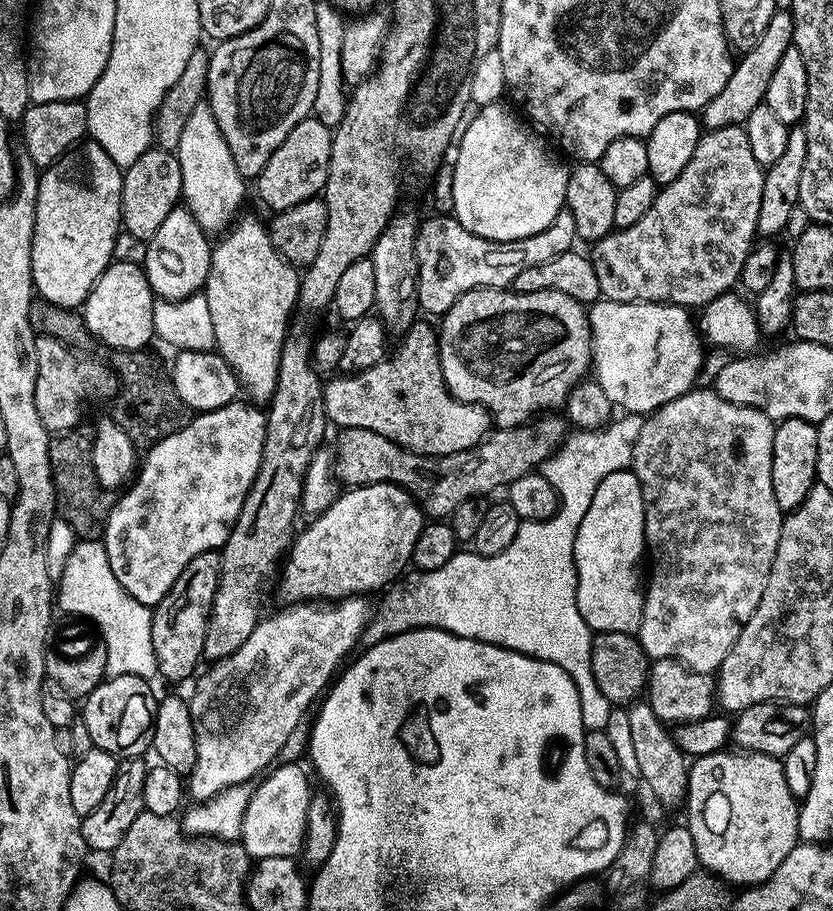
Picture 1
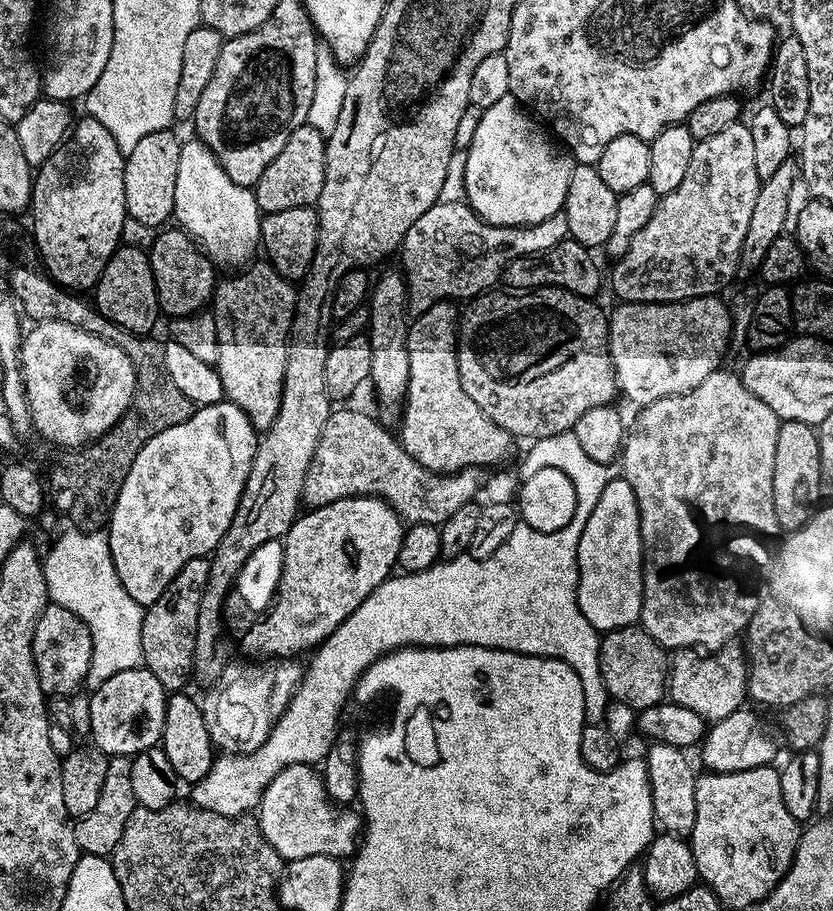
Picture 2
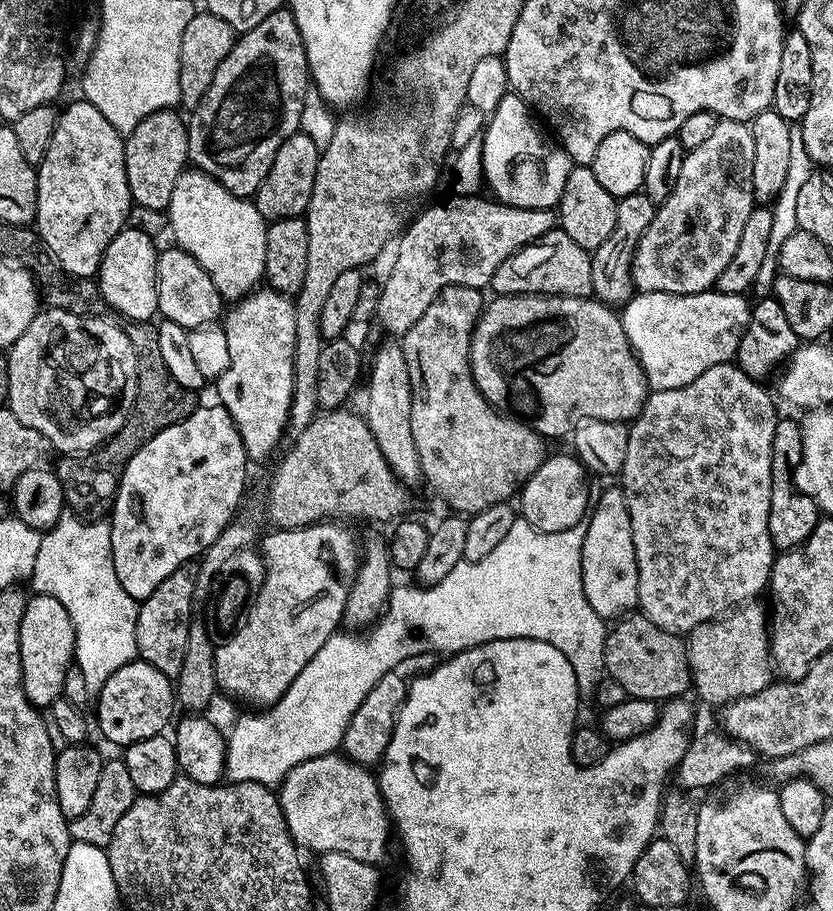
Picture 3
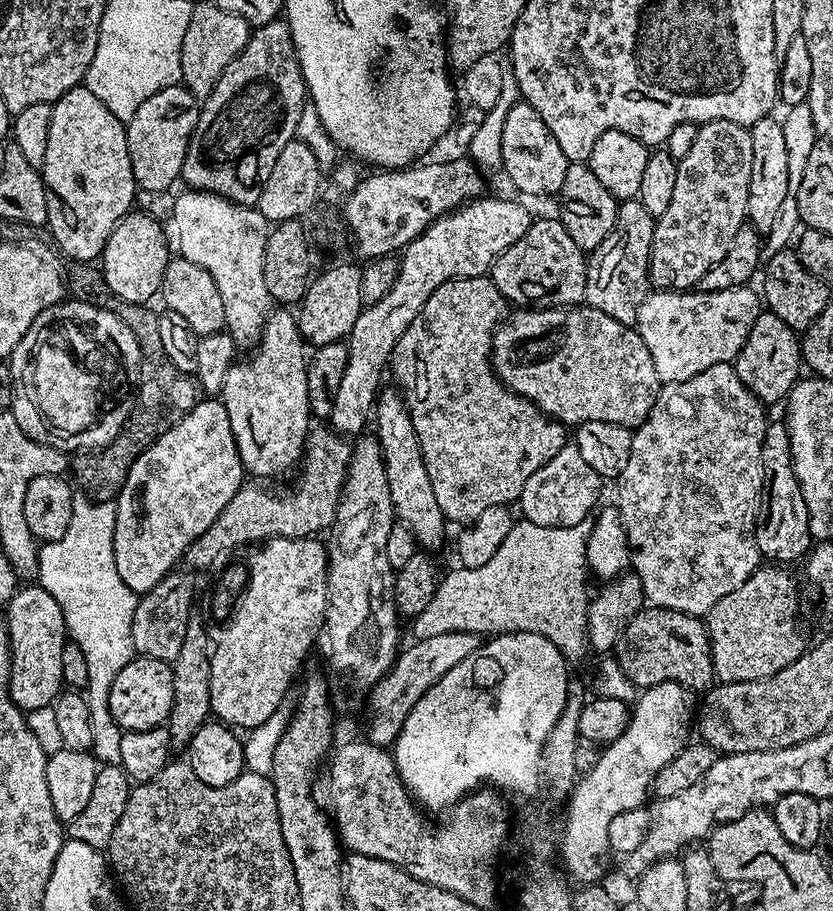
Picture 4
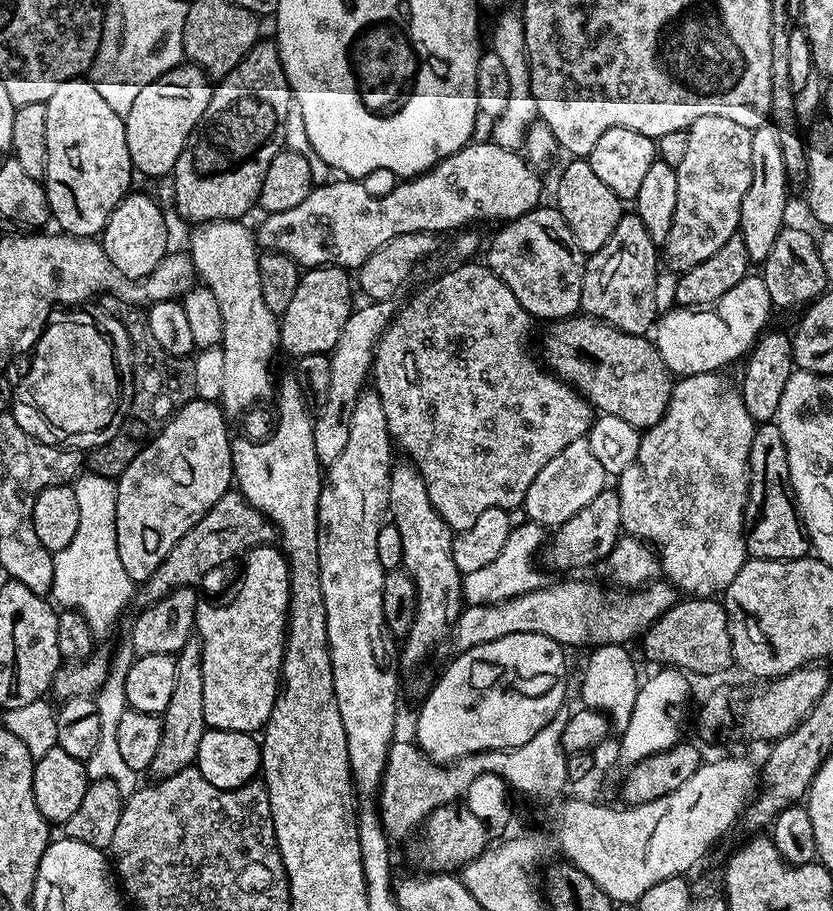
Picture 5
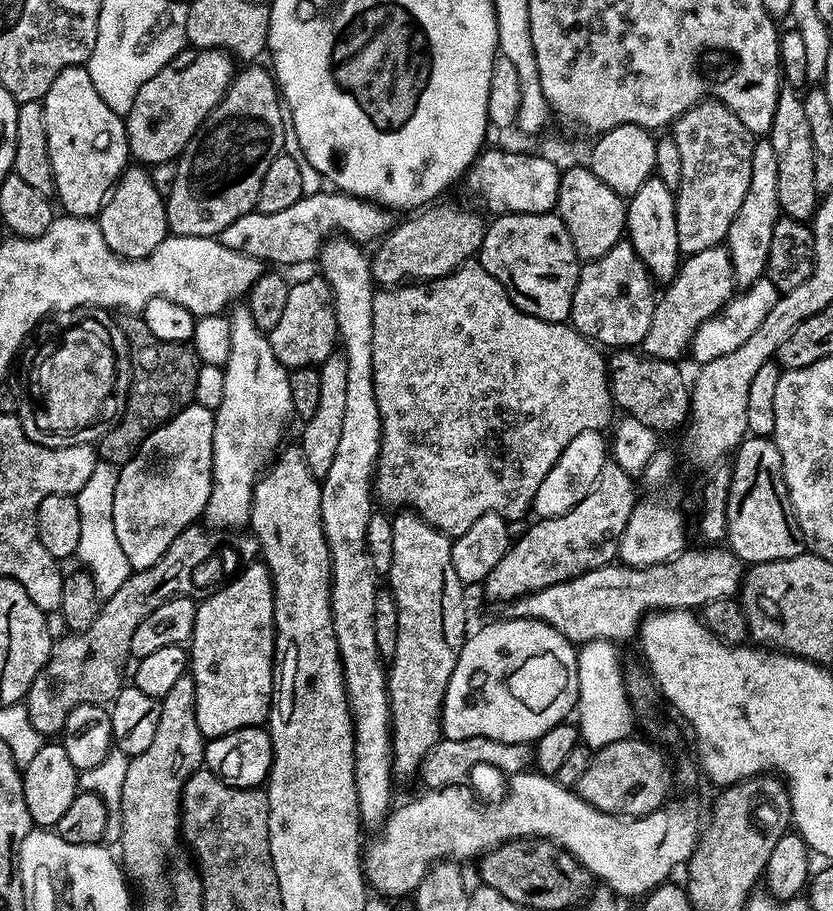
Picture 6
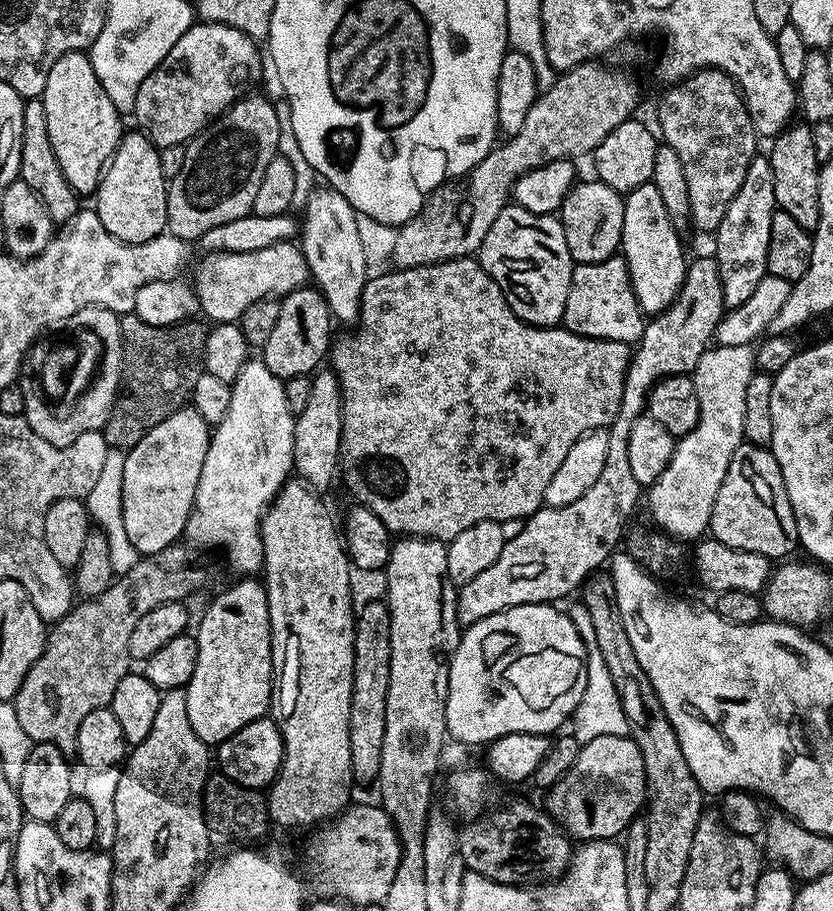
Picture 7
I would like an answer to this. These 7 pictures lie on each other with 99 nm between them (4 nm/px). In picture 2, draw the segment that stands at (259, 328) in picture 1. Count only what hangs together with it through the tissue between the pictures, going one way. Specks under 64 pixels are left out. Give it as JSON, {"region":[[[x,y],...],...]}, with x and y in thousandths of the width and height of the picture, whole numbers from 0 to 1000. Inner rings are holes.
{"region":[[[299,289],[292,296],[275,302],[279,303],[275,307],[265,306],[261,311],[252,330],[252,341],[259,350],[264,377],[257,403],[267,415],[267,428],[273,442],[286,446],[286,450],[300,459],[309,475],[316,476],[327,467],[329,459],[334,459],[334,446],[339,441],[339,415],[343,411],[343,380],[355,335],[355,316],[352,308],[339,305],[339,301],[334,301],[327,290],[307,289]]]}

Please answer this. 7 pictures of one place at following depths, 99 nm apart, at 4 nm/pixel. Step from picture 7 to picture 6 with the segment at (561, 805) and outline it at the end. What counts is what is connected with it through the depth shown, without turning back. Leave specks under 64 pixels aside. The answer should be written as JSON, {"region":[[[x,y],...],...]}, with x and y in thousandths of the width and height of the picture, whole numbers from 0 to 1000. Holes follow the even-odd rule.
{"region":[[[764,811],[732,814],[732,819],[714,822],[703,850],[699,850],[690,864],[708,885],[738,896],[773,896],[797,886],[804,874],[802,864],[809,861],[804,834],[792,827],[796,824],[786,816]]]}

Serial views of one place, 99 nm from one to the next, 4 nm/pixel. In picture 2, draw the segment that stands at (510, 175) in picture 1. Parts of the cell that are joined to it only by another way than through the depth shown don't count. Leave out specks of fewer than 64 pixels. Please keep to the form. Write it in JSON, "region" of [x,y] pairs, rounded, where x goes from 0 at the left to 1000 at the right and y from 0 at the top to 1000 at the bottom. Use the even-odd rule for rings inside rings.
{"region":[[[613,103],[580,120],[575,127],[567,155],[559,159],[559,223],[585,246],[609,250],[645,246],[673,232],[689,183],[685,170],[665,157]]]}

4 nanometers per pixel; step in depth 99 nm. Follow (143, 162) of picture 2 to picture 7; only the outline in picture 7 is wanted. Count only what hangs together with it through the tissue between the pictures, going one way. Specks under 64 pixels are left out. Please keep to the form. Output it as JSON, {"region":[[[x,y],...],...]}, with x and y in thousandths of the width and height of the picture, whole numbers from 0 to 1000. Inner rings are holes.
{"region":[[[232,25],[204,50],[204,59],[190,68],[175,90],[166,94],[163,122],[167,144],[182,153],[188,162],[226,155],[258,134],[277,114],[282,114],[312,83],[312,57],[309,45],[291,33],[270,26]]]}

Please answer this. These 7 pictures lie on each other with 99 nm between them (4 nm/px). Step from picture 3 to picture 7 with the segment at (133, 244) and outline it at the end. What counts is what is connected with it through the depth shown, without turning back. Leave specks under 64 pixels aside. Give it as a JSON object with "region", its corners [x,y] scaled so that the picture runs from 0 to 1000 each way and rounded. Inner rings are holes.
{"region":[[[150,144],[115,205],[113,231],[137,261],[152,268],[180,266],[180,261],[198,258],[202,248],[202,203],[194,191],[192,164],[172,145]]]}

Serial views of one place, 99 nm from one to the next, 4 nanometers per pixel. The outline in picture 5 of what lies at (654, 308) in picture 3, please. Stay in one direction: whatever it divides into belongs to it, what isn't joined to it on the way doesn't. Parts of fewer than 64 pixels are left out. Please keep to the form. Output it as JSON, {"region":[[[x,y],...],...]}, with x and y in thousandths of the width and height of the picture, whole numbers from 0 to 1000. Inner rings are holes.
{"region":[[[899,301],[886,314],[872,318],[857,336],[807,336],[785,357],[785,377],[808,414],[864,408],[873,400],[897,392],[904,378],[923,359],[922,346],[928,342],[916,302]]]}

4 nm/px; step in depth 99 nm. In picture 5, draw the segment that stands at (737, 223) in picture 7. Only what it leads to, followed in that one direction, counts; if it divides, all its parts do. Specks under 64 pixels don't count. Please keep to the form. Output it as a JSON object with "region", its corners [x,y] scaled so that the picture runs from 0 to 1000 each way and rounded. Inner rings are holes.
{"region":[[[918,134],[903,142],[900,156],[900,205],[896,217],[891,217],[887,258],[896,266],[899,286],[916,288],[920,279],[929,271],[929,261],[944,248],[941,236],[946,233],[946,210],[948,203],[944,191],[944,178],[939,175],[939,160],[934,157],[934,143],[930,135]]]}

